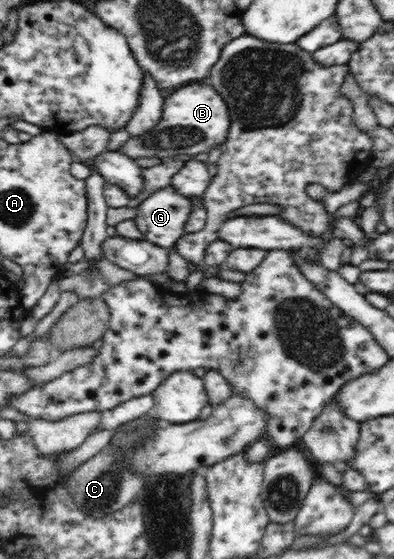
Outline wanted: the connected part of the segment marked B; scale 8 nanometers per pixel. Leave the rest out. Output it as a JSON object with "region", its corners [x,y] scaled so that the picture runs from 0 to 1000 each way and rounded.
{"region":[[[528,147],[485,148],[439,159],[439,166],[414,179],[409,216],[383,238],[353,247],[327,242],[327,250],[307,261],[305,270],[338,286],[398,281],[419,288],[454,275],[490,279],[574,254],[584,224],[581,191],[541,154]]]}

